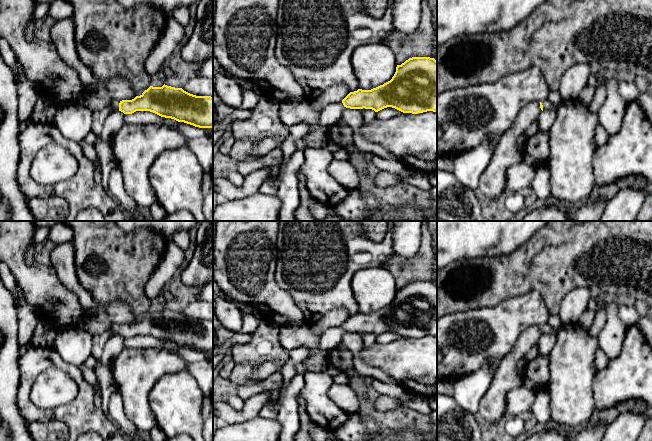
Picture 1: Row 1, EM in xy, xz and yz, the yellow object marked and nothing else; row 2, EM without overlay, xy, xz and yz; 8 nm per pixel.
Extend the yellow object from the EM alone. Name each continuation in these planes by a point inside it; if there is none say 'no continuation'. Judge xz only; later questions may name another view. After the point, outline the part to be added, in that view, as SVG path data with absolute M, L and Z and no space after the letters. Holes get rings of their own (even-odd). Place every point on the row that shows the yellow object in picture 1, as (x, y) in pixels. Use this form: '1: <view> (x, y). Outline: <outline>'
1: xz (331, 113). Outline: M342 102L331 103L326 105L320 112L318 124L321 128L327 131L334 123L342 118L344 105Z

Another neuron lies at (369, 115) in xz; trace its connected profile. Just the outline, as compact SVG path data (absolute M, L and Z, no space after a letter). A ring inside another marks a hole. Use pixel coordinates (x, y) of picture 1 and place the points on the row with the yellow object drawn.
M360 109L364 118L364 121L367 123L372 123L376 117L377 117L377 113L372 110L372 109Z

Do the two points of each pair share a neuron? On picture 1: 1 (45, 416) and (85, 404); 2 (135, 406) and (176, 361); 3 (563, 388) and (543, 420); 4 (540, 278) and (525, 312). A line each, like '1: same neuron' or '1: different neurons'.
1: same neuron
2: same neuron
3: different neurons
4: different neurons

